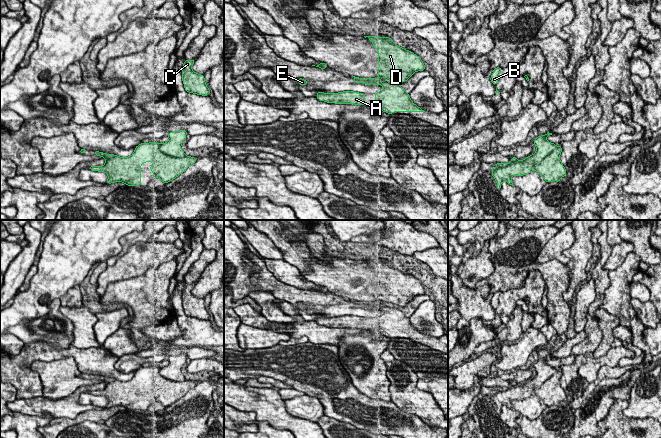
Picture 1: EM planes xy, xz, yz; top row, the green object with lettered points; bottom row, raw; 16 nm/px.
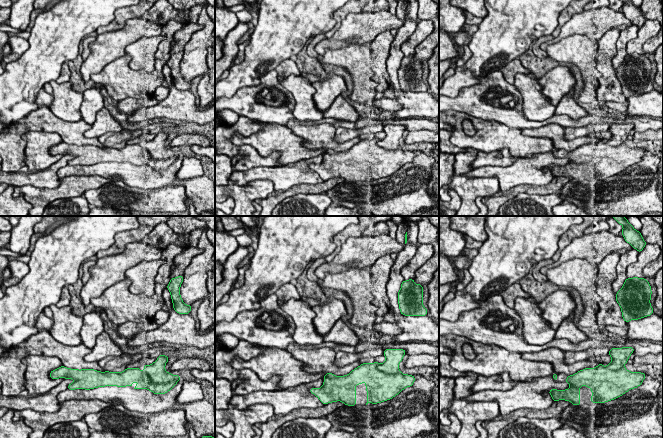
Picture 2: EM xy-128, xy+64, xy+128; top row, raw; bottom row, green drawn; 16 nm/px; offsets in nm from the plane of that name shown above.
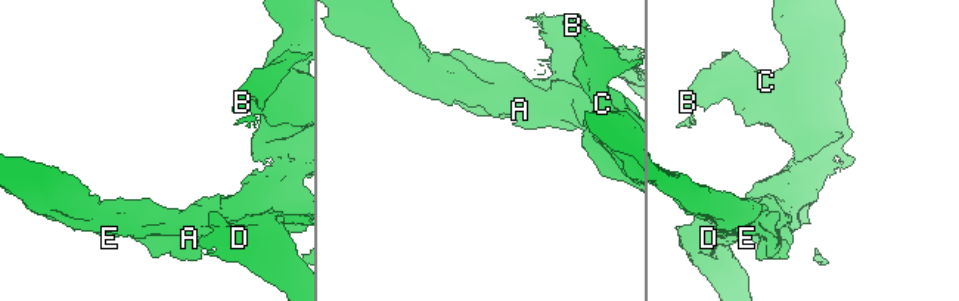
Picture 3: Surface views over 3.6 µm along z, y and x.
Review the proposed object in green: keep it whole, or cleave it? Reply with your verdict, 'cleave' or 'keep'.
cleave

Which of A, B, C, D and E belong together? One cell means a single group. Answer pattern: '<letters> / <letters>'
A E / B C D

